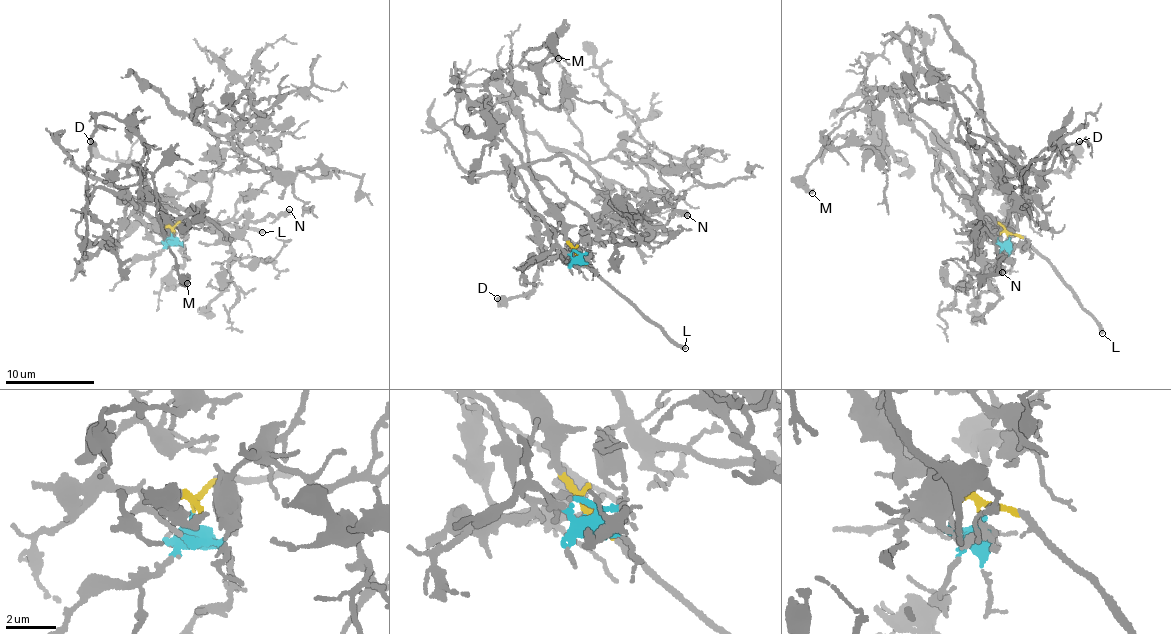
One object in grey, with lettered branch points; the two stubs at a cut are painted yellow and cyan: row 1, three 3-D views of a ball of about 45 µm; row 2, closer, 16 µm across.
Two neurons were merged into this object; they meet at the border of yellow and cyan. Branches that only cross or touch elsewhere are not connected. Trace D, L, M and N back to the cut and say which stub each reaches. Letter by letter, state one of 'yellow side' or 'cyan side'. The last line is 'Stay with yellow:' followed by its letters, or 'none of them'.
D: cyan side
L: yellow side
M: cyan side
N: cyan side
Stay with yellow: L

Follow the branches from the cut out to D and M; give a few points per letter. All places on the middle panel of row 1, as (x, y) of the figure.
D: (577, 256), (558, 251), (537, 217), (536, 239), (554, 260), (541, 263), (525, 295), (498, 298)
M: (577, 256), (588, 250), (583, 235), (587, 214), (530, 166), (509, 76), (522, 53), (544, 45), (558, 58)

